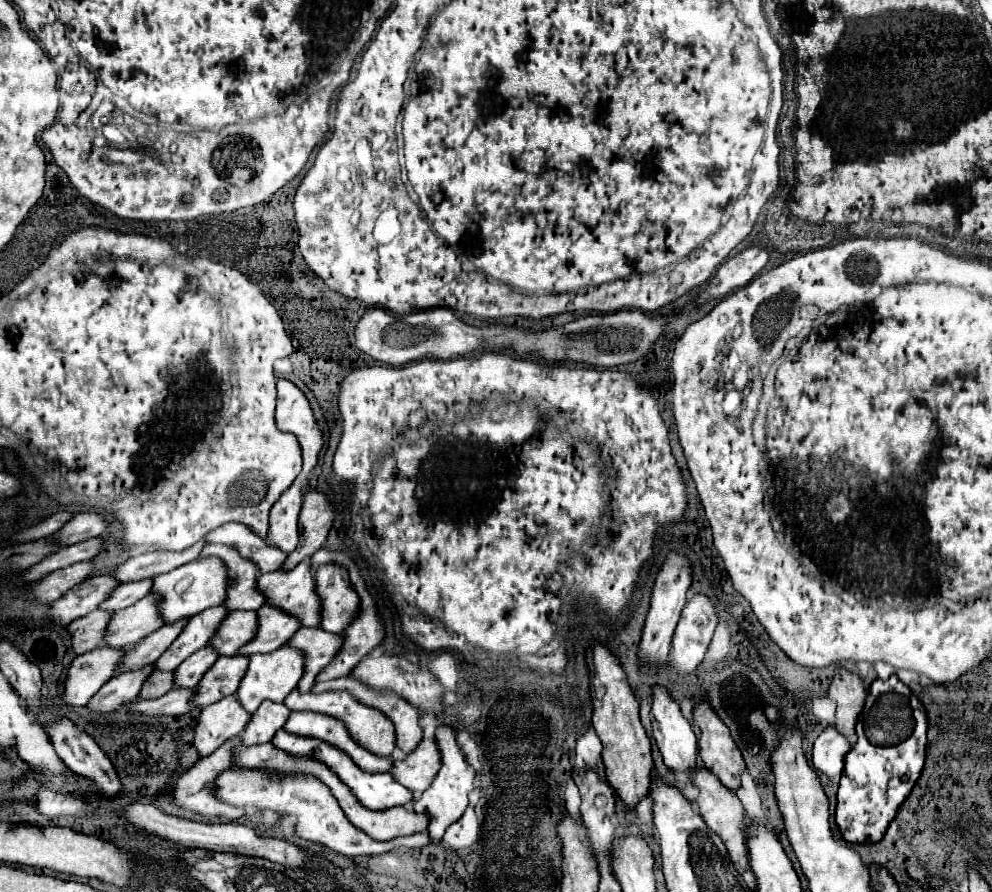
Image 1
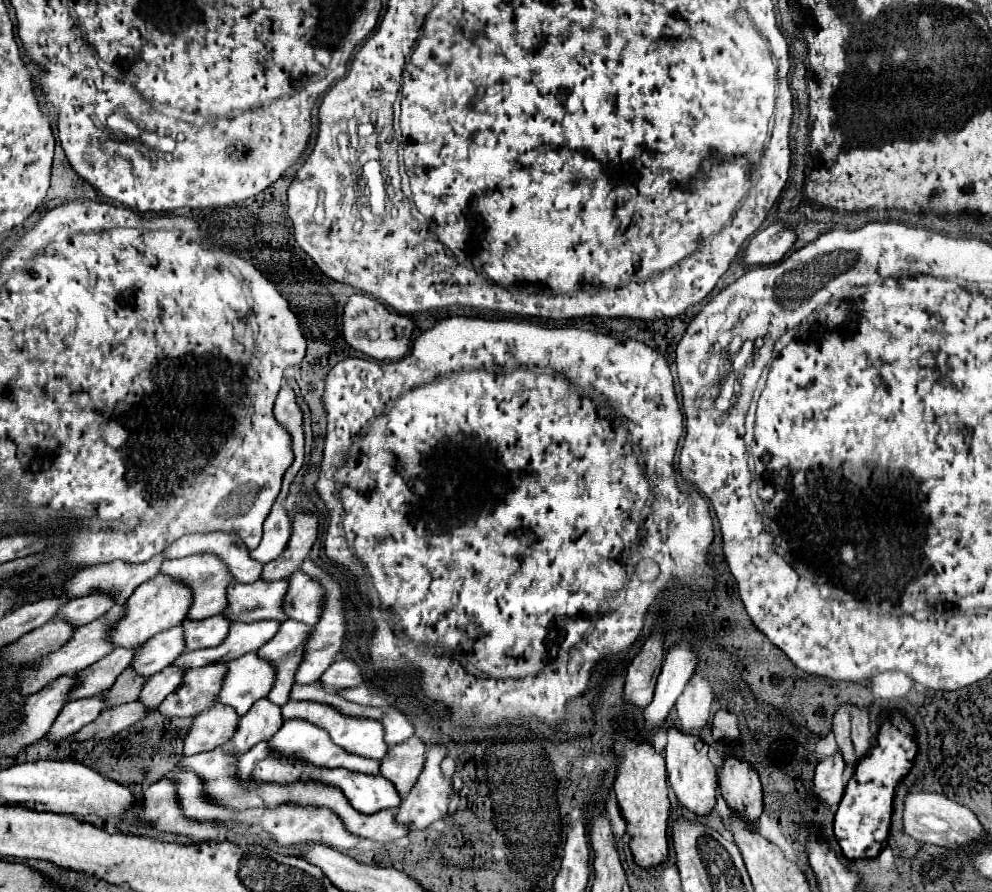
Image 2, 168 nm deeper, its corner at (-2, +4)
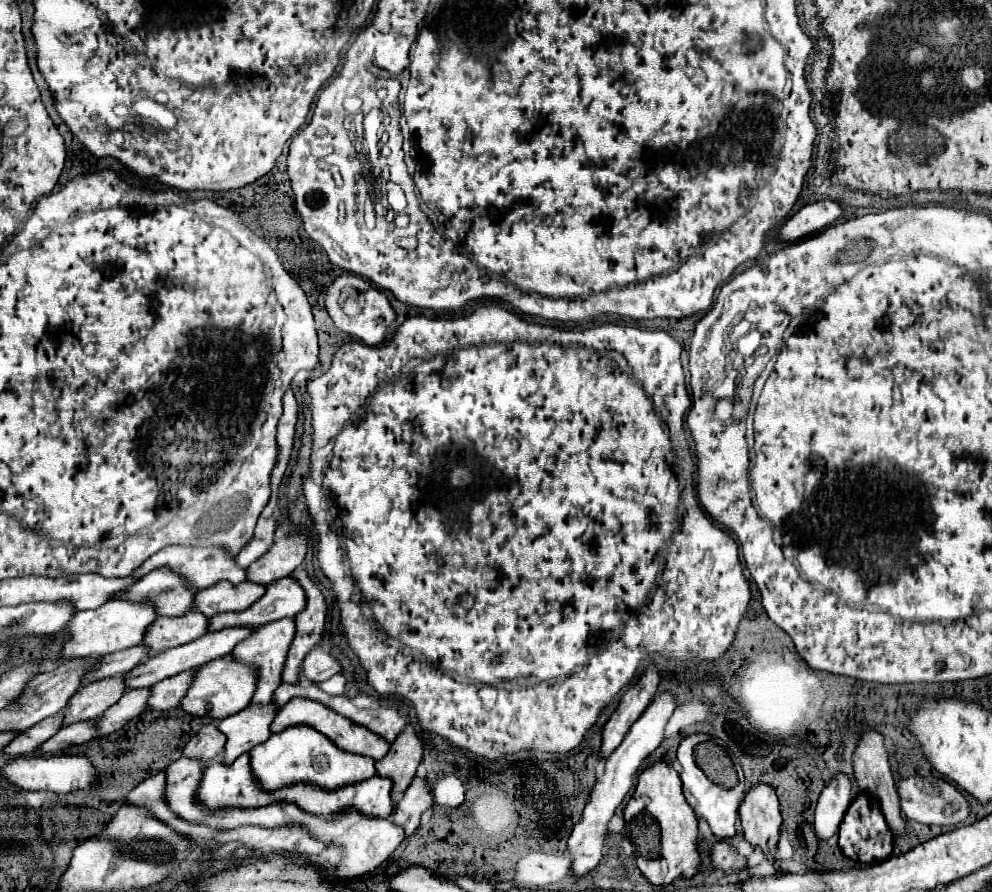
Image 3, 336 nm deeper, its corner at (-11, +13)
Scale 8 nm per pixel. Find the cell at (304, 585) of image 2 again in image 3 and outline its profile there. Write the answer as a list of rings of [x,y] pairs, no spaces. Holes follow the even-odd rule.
[[[290,576],[274,582],[266,588],[264,598],[256,602],[256,606],[250,606],[242,612],[224,612],[210,618],[212,626],[208,626],[208,632],[222,630],[224,626],[262,626],[280,618],[294,618],[300,610],[306,606],[306,596],[300,584],[292,580]]]

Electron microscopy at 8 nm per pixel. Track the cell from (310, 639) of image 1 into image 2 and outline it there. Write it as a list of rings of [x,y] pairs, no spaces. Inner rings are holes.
[[[293,619],[283,621],[279,633],[257,651],[259,657],[269,659],[279,671],[269,693],[269,699],[277,705],[285,705],[289,701],[291,687],[295,685],[295,671],[303,661],[303,643],[307,643],[311,631],[313,629],[305,623],[295,623]]]

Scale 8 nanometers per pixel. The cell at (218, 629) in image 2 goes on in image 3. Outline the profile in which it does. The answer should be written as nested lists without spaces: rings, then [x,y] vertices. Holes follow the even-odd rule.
[[[188,612],[180,618],[156,618],[154,626],[148,628],[148,634],[144,634],[142,646],[158,654],[168,648],[192,642],[204,636],[206,630],[208,630],[208,618],[194,612]]]

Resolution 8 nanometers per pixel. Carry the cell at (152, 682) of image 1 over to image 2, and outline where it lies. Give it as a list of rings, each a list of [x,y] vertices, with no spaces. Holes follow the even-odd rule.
[[[129,667],[117,677],[115,685],[107,691],[107,703],[113,707],[139,699],[139,691],[143,689],[143,683],[147,683],[147,677],[141,677],[137,671],[131,671]]]

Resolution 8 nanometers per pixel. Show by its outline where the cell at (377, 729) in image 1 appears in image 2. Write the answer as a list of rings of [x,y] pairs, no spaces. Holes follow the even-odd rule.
[[[289,701],[281,707],[283,719],[307,719],[323,729],[327,729],[329,737],[333,739],[333,743],[337,743],[339,747],[343,747],[349,753],[361,755],[361,757],[369,757],[369,759],[377,759],[381,761],[383,755],[387,753],[387,743],[385,743],[385,731],[383,725],[375,719],[363,719],[363,717],[351,717],[351,715],[339,715],[339,711],[335,711],[335,707],[327,707],[325,703],[311,703],[311,701]]]

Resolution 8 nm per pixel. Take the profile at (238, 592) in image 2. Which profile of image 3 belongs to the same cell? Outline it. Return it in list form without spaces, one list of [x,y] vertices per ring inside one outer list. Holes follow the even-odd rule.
[[[218,582],[216,586],[210,586],[208,590],[200,590],[194,594],[192,612],[200,612],[206,618],[220,612],[240,612],[250,608],[264,592],[266,588],[254,582]]]

